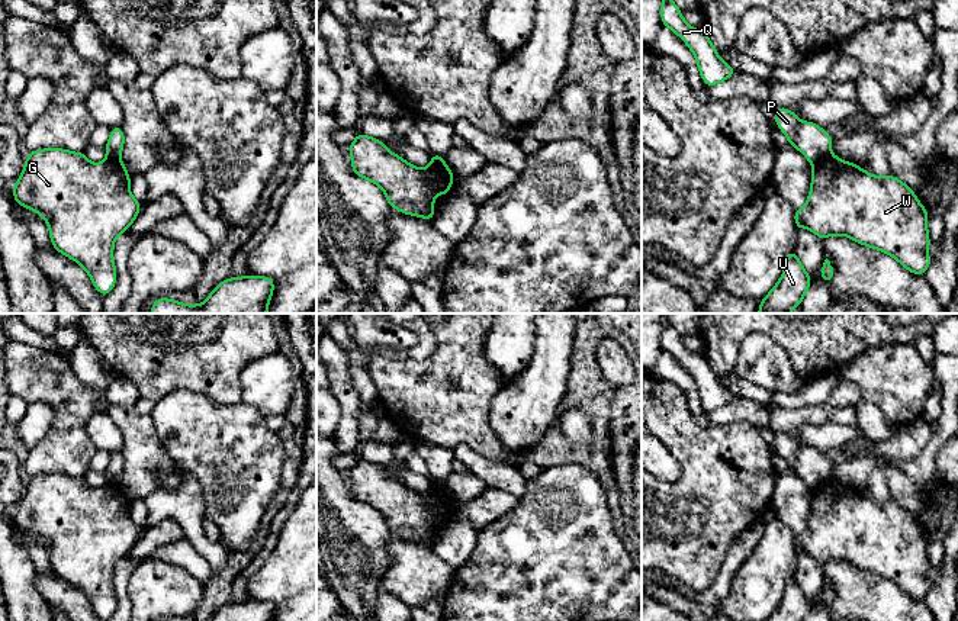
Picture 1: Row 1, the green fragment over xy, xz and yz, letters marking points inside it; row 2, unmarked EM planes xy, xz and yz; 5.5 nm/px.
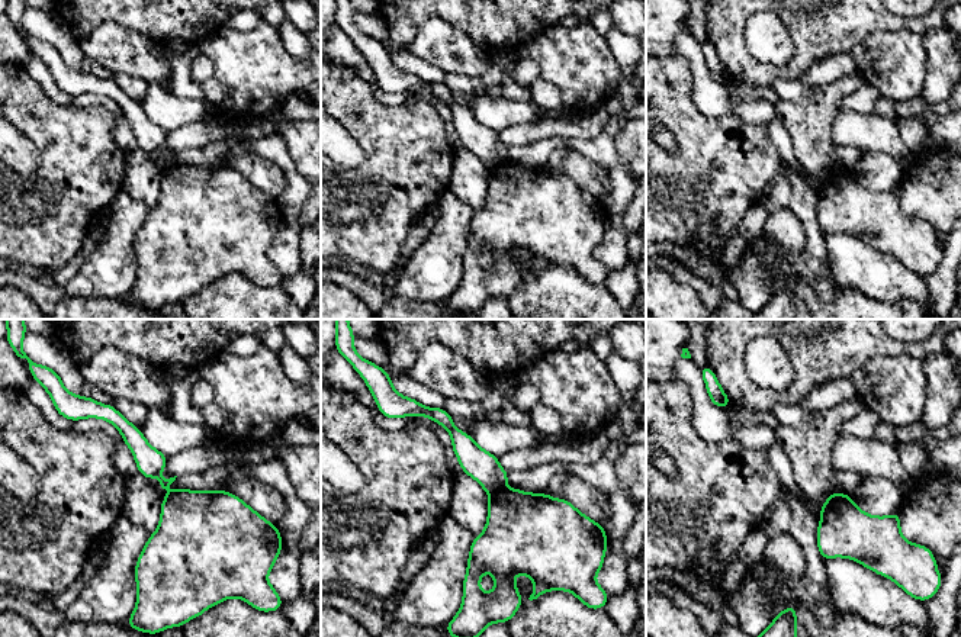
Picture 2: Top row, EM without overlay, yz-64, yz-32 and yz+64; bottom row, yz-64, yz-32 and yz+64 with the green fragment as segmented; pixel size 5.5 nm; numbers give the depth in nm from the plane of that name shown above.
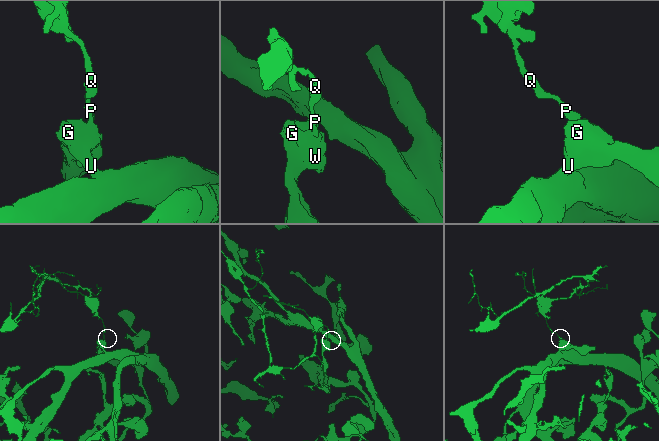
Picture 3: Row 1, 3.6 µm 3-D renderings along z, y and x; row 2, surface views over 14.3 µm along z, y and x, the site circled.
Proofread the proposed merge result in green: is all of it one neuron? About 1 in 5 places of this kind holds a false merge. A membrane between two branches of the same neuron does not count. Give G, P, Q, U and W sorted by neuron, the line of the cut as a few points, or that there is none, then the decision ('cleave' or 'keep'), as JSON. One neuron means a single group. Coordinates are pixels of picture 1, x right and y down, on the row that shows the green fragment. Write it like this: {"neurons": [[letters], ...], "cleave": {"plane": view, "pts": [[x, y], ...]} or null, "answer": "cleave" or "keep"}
{"neurons": [["G", "U", "W"], ["P", "Q"]], "cleave": {"plane": "yz", "pts": [[829, 154], [813, 164]]}, "answer": "cleave"}

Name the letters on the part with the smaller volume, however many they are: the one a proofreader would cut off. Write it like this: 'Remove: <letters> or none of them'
Remove: P, Q

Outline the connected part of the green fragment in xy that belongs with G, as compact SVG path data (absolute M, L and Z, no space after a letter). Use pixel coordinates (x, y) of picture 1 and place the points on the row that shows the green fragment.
M45 148L28 152L23 171L13 186L13 199L46 221L51 245L78 263L96 290L106 296L116 284L115 239L129 229L141 212L129 183L131 176L120 160L93 164L84 152Z

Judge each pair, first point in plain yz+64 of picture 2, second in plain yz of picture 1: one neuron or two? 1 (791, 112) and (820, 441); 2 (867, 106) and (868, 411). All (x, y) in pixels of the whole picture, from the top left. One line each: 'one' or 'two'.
1: two
2: two

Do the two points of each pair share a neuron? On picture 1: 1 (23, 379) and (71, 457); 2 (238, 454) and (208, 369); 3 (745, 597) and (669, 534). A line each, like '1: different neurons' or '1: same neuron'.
1: same neuron
2: different neurons
3: different neurons

